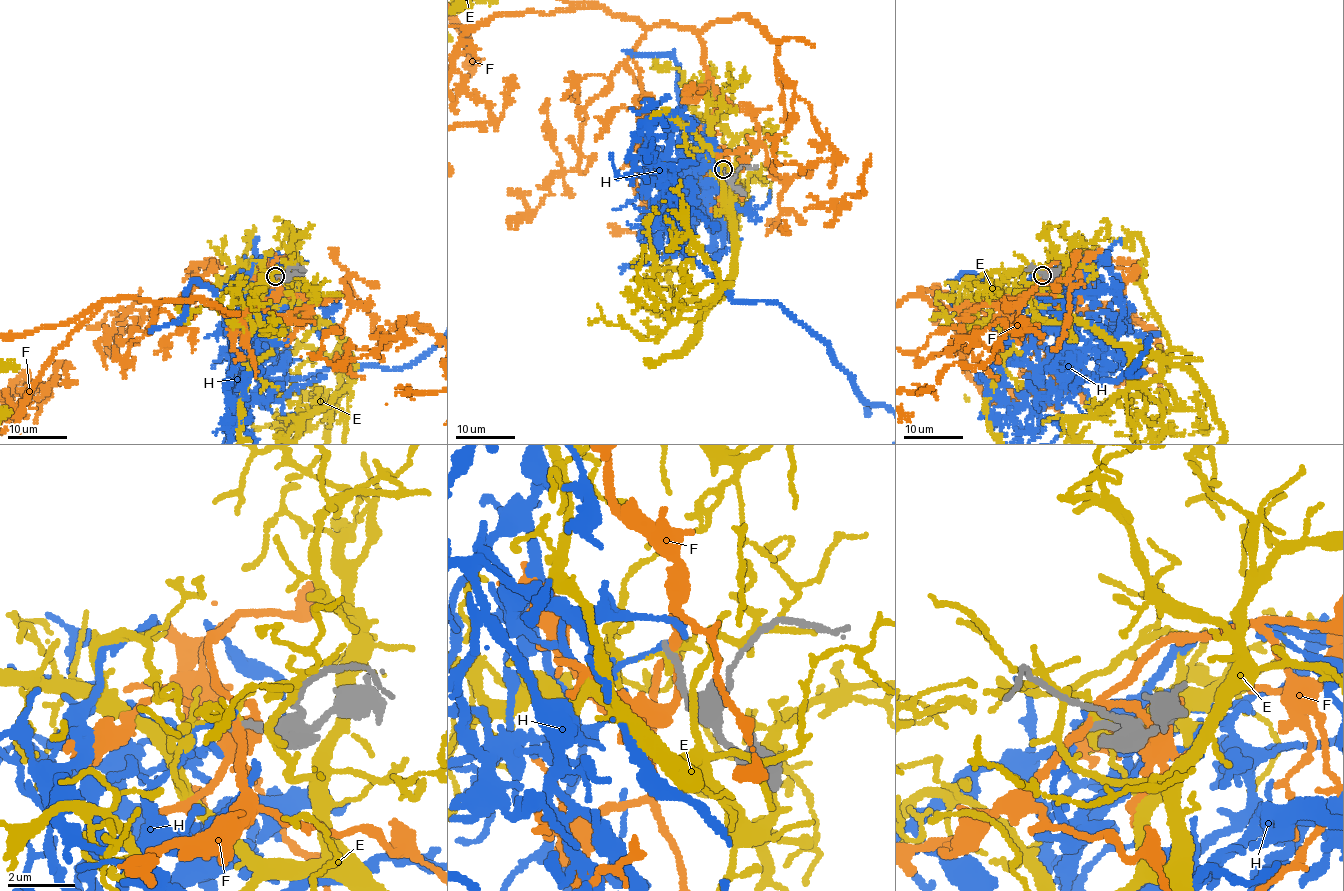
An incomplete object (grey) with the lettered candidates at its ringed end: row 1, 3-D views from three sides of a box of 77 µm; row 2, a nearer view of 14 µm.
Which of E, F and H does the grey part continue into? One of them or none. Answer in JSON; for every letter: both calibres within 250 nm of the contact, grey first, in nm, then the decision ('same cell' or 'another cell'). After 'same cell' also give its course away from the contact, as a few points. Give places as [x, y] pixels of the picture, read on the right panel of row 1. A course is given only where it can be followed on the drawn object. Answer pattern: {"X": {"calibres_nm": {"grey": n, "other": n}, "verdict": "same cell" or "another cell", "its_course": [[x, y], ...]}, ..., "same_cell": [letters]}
{"E": {"calibres_nm": {"grey": 240, "other": 240}, "verdict": "another cell"}, "F": {"calibres_nm": {"grey": 200, "other": 200}, "verdict": "another cell"}, "H": {"calibres_nm": {"grey": 190, "other": 170}, "verdict": "another cell"}, "same_cell": []}

